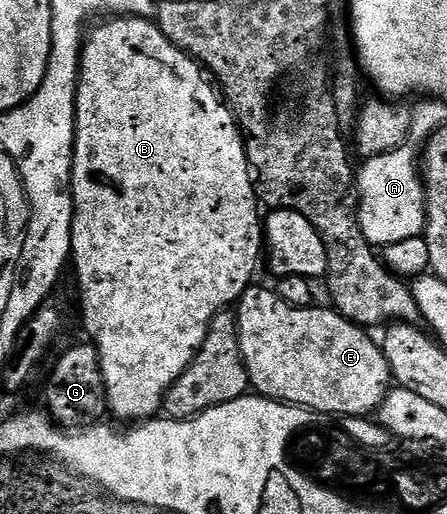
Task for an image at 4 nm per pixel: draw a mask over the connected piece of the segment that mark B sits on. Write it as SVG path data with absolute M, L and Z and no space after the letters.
M114 16L97 24L88 30L84 38L81 46L81 71L77 75L71 265L72 268L73 265L77 268L85 329L93 336L91 344L99 355L108 412L125 421L121 423L140 423L156 418L162 412L165 392L181 378L201 350L215 314L228 310L240 301L246 289L254 284L253 272L257 269L257 260L260 257L262 260L263 257L263 217L262 214L257 214L259 202L245 154L245 138L241 136L241 129L232 111L215 88L214 82L203 72L202 66L188 53L175 47L152 20Z

